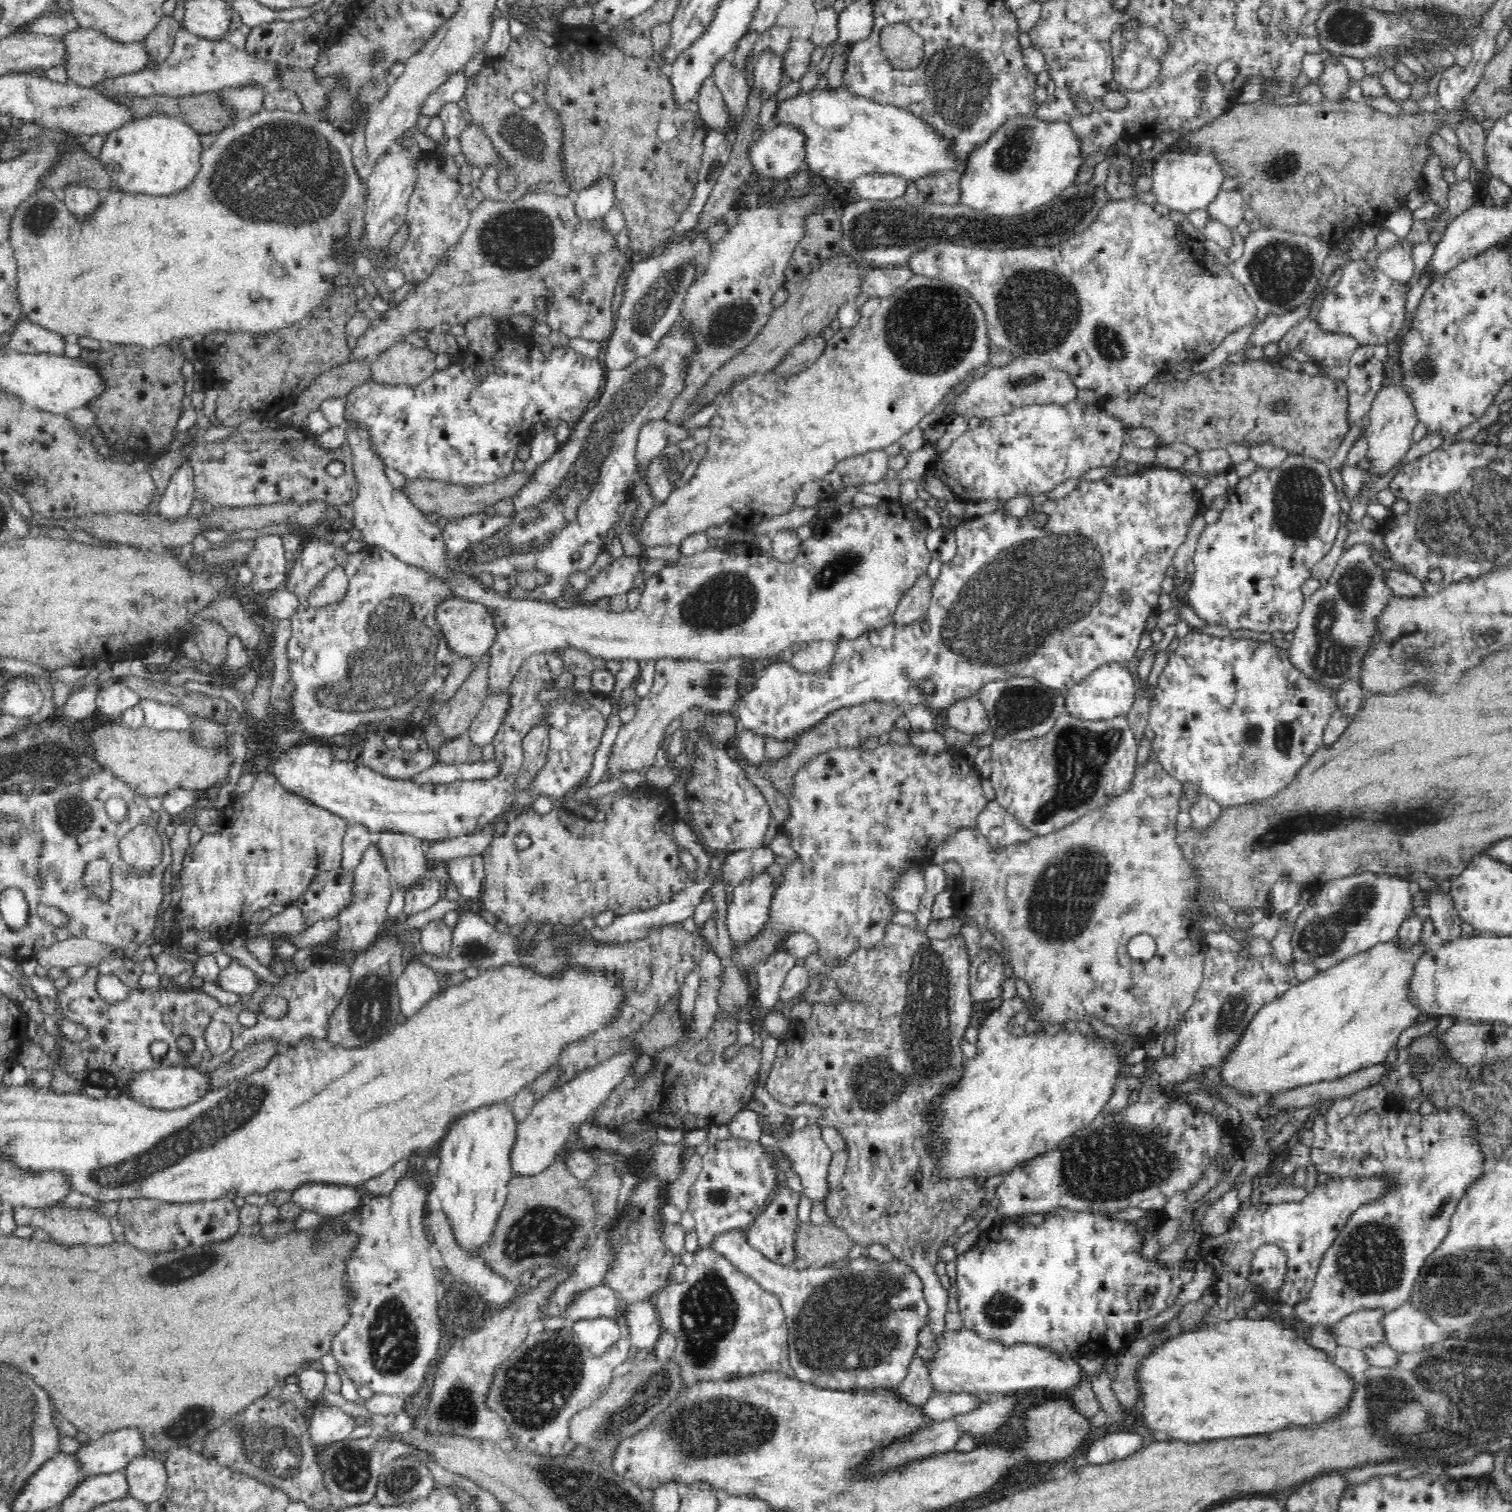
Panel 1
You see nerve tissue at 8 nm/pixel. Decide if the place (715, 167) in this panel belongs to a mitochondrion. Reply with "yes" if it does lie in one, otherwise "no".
no

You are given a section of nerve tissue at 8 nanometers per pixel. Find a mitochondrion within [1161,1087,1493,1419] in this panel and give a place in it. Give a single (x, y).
(1370, 1260)

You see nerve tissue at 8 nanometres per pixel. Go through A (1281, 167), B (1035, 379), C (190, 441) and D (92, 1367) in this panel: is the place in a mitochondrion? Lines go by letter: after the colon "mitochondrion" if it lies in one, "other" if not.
A: mitochondrion
B: mitochondrion
C: other
D: other

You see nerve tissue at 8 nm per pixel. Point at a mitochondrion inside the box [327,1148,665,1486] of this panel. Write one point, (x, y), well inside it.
(540, 1383)

